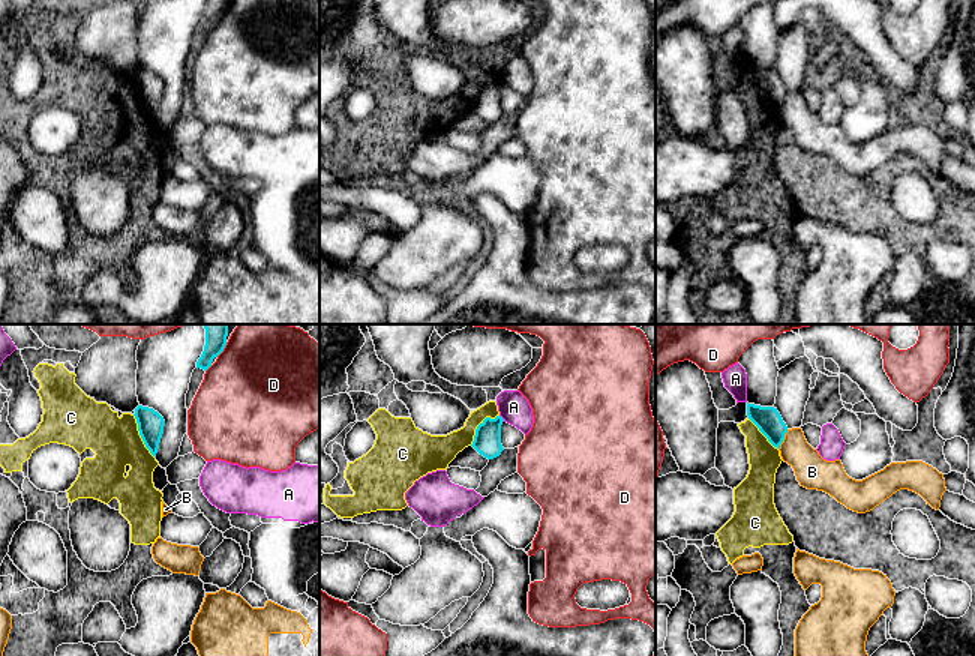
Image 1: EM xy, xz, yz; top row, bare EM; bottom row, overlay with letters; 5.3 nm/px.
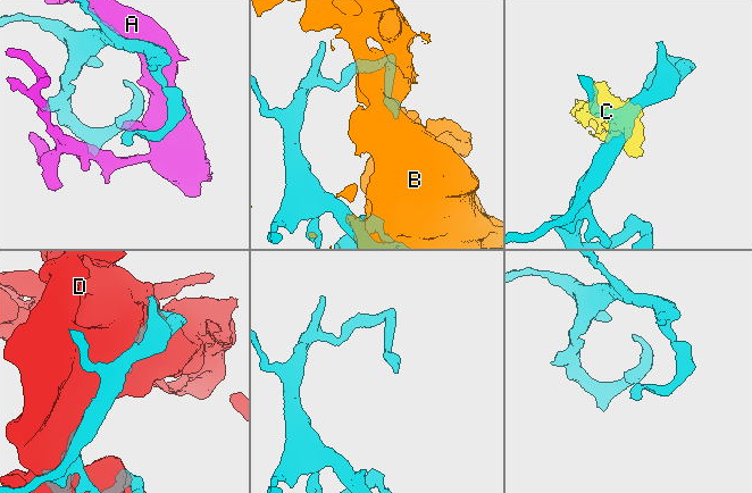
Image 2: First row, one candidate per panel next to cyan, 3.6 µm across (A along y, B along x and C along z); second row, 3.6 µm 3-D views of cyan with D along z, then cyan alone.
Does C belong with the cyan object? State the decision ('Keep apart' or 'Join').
Keep apart

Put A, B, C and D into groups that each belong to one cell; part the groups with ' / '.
A / B / C / D

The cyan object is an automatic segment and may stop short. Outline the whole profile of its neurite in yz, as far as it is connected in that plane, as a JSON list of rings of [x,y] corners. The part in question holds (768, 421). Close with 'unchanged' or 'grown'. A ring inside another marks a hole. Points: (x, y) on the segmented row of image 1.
[[[747,402],[747,416],[759,428],[759,431],[768,438],[768,441],[780,449],[784,440],[788,426],[783,422],[780,413],[774,407],[760,407]]]; unchanged

